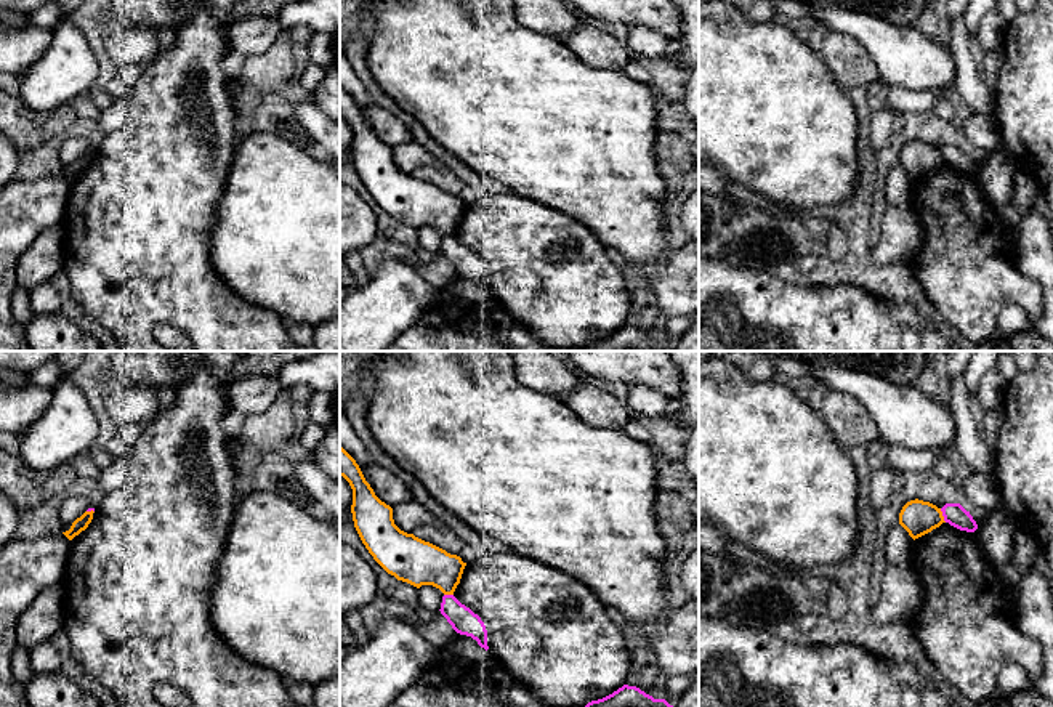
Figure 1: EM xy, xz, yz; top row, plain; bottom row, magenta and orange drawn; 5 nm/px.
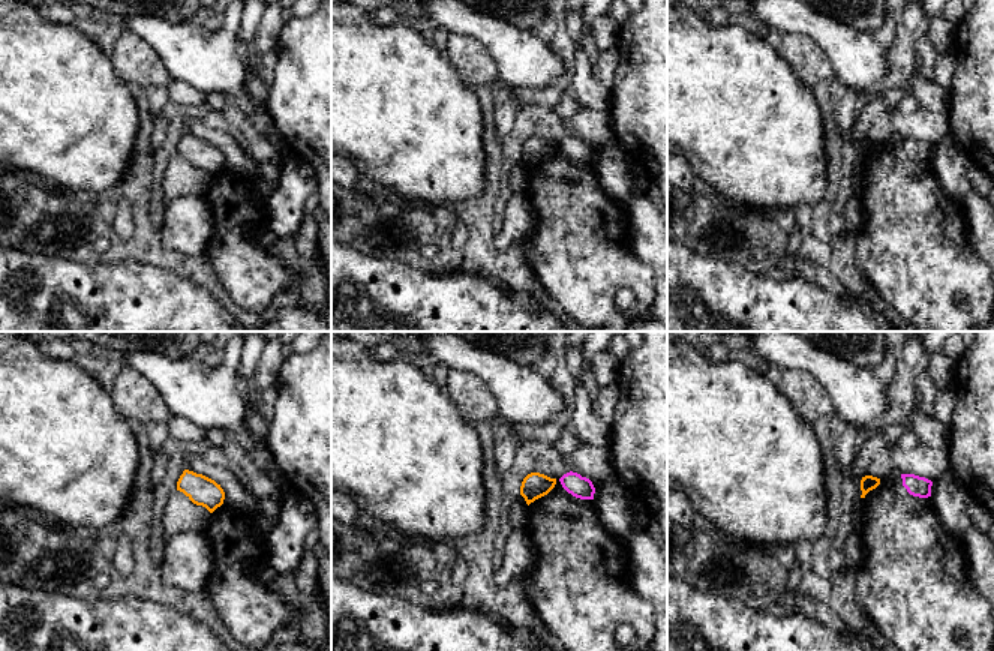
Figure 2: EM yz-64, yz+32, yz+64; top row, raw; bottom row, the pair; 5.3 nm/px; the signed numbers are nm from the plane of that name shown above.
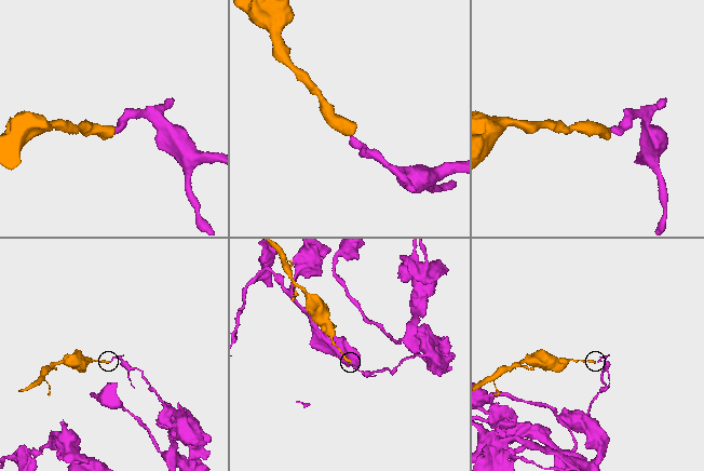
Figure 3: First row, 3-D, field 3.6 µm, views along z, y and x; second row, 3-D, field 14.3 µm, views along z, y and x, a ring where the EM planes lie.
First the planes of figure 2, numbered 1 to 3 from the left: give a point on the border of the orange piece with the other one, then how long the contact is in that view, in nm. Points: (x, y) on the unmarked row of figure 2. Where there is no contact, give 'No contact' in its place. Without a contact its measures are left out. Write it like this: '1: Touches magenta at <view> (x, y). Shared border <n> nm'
1: No contact
2: No contact
3: No contact

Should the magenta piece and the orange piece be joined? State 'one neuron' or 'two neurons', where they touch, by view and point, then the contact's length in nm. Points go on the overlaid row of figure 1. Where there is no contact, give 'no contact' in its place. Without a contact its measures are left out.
two neurons | yz (943, 515) | 80 nm

